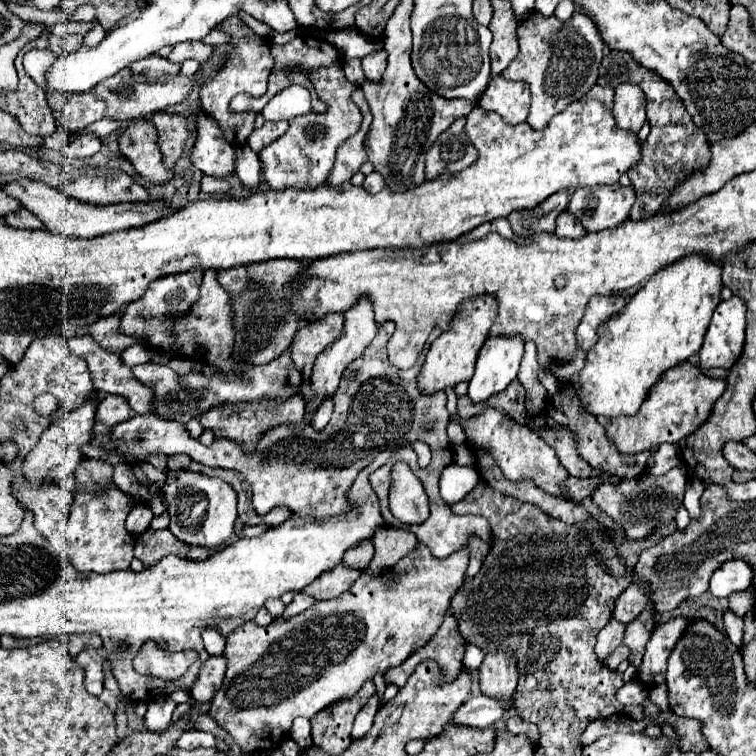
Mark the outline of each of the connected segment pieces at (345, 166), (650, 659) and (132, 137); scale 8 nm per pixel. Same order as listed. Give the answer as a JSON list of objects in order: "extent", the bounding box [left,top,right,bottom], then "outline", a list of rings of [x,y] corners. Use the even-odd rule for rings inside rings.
[{"extent":[328,88,372,186],"outline":[[[360,88],[352,92],[352,102],[360,108],[364,120],[362,120],[360,130],[354,136],[350,136],[336,152],[334,170],[330,172],[330,178],[328,178],[328,184],[332,184],[332,186],[348,182],[360,170],[360,166],[368,160],[368,154],[366,154],[366,148],[364,148],[364,138],[368,134],[368,128],[370,128],[370,122],[372,122],[372,114],[370,114],[368,102],[366,102],[366,98],[364,98]]]},{"extent":[638,618,688,686],"outline":[[[670,618],[668,622],[658,624],[652,634],[650,642],[646,644],[646,652],[642,658],[642,664],[638,668],[638,680],[644,686],[662,684],[666,676],[666,658],[670,650],[674,648],[674,642],[682,636],[682,630],[688,626],[688,618]]]},{"extent":[118,118,172,182],"outline":[[[148,118],[132,120],[118,138],[120,152],[134,164],[134,168],[150,182],[166,182],[172,178],[162,162],[162,154],[156,144],[156,126]]]}]

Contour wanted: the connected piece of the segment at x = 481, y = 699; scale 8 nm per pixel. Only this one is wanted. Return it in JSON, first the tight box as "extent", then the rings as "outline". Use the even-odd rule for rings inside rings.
{"extent":[452,694,514,728],"outline":[[[514,694],[510,698],[490,698],[490,696],[476,696],[464,702],[456,714],[452,716],[454,724],[486,728],[502,720],[502,716],[514,706]]]}

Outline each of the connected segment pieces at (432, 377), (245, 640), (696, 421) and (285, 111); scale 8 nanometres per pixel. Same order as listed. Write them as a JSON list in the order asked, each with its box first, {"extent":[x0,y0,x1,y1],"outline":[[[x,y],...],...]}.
[{"extent":[418,294,498,394],"outline":[[[490,294],[468,298],[466,302],[462,302],[462,308],[458,310],[456,318],[450,322],[450,328],[444,330],[432,342],[426,354],[426,362],[424,362],[418,386],[422,386],[422,390],[432,394],[434,390],[444,390],[462,380],[470,380],[470,374],[474,374],[474,362],[478,358],[478,350],[482,348],[482,342],[488,338],[488,332],[496,316],[498,316],[498,302]]]},{"extent":[210,544,468,752],"outline":[[[418,544],[412,554],[404,556],[394,566],[394,570],[382,576],[360,574],[350,590],[332,600],[320,600],[294,618],[276,618],[268,626],[244,622],[228,634],[228,670],[222,688],[214,694],[210,716],[216,718],[216,722],[228,730],[244,750],[254,752],[264,746],[274,748],[278,736],[270,736],[272,730],[282,730],[286,736],[294,718],[312,718],[330,702],[354,696],[368,678],[374,678],[376,672],[386,672],[388,668],[398,666],[414,650],[424,646],[442,624],[448,602],[464,580],[466,566],[468,550],[458,550],[442,560],[430,560],[430,556],[426,556],[426,546]]]},{"extent":[604,362,726,454],"outline":[[[680,362],[666,370],[660,380],[650,388],[646,400],[642,402],[638,414],[612,418],[604,430],[608,440],[618,446],[622,454],[638,454],[644,450],[654,450],[664,442],[680,442],[692,434],[708,416],[714,402],[724,394],[726,382],[718,378],[708,378],[696,364]]]},{"extent":[262,84,312,120],"outline":[[[290,84],[282,92],[278,92],[262,110],[266,120],[290,120],[298,114],[306,114],[312,110],[310,92],[304,86]]]}]

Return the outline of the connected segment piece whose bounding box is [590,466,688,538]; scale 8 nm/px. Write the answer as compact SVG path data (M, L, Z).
M676 466L662 476L642 474L642 478L632 478L630 482L618 482L618 484L602 482L592 490L590 498L598 504L600 510L604 510L612 520L616 520L622 526L626 536L644 538L656 526L674 518L676 508L682 504L682 498L684 498L686 480L688 480L686 468Z

